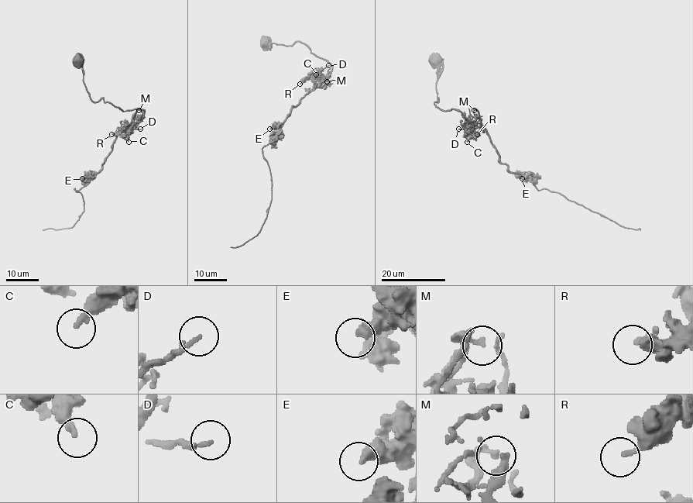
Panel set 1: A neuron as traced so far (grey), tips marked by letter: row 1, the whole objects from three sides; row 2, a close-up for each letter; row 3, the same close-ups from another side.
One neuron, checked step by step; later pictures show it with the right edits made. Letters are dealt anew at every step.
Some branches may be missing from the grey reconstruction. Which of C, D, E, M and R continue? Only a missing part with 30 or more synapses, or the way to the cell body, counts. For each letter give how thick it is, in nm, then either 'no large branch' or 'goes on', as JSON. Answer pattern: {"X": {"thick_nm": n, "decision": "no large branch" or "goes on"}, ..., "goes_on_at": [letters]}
{"C": {"thick_nm": 240, "decision": "no large branch"}, "D": {"thick_nm": 140, "decision": "no large branch"}, "E": {"thick_nm": 360, "decision": "no large branch"}, "M": {"thick_nm": 190, "decision": "no large branch"}, "R": {"thick_nm": 240, "decision": "no large branch"}, "goes_on_at": []}

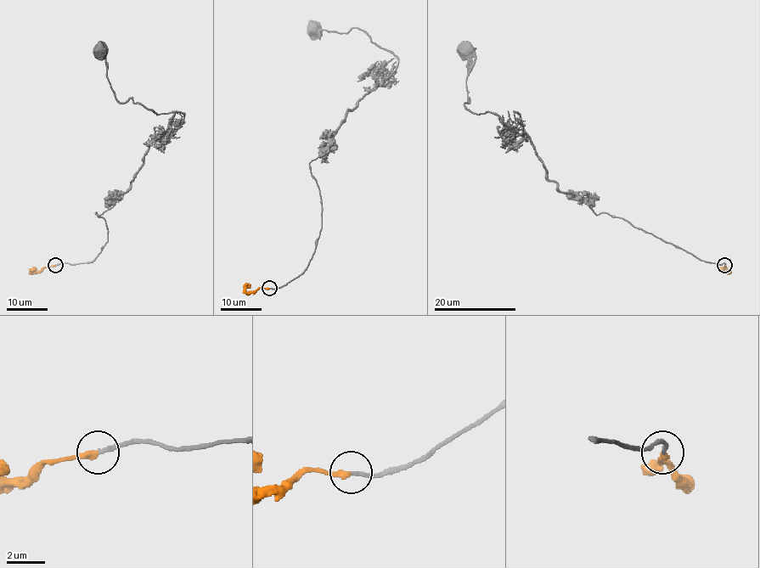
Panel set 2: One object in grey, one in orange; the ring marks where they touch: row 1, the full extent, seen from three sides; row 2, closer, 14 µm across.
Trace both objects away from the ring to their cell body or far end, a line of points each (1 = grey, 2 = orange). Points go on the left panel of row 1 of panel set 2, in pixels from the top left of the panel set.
1: (55, 265), (101, 252), (107, 227), (95, 213), (130, 188), (149, 145), (183, 118), (120, 102), (97, 50)
2: (55, 265), (31, 271), (35, 268)

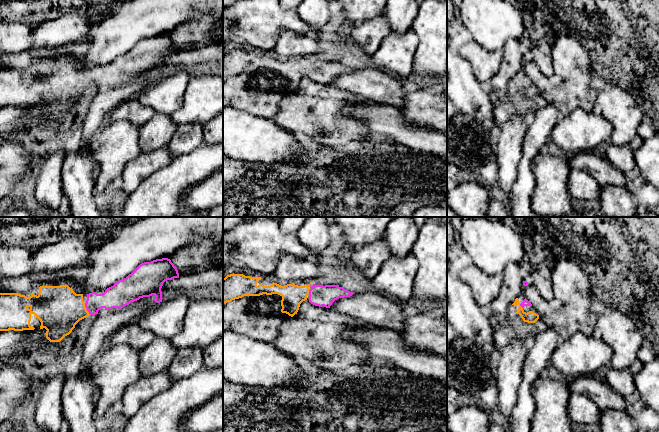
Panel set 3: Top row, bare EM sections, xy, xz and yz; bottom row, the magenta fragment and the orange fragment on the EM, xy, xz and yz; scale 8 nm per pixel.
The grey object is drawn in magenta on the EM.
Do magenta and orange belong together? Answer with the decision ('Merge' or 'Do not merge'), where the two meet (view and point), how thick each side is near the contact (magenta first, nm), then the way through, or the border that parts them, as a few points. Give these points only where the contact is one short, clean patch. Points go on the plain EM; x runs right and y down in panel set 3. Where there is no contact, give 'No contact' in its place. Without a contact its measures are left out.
Merge. Touches magenta at xy (87, 85). Thickness 180 nm (magenta) against 360 nm. Path across: xy (115, 72), (96, 77), (87, 85), (59, 84)

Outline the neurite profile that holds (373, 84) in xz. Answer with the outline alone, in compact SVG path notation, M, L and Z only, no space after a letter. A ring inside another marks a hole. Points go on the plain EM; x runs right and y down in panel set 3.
M375 67L358 68L349 73L339 74L332 79L330 85L349 91L365 100L386 104L392 103L397 108L403 105L407 93L399 78L393 78L387 72Z

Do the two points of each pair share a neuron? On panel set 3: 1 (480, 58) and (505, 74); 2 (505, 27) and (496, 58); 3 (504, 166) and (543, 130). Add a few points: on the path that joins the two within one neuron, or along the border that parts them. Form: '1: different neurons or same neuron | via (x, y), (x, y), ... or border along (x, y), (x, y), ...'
1: different neurons | border along (503, 50), (503, 61), (500, 68), (488, 83)
2: different neurons | border along (476, 43), (488, 50), (502, 50)
3: different neurons | border along (527, 127), (524, 133), (522, 153), (516, 173)

